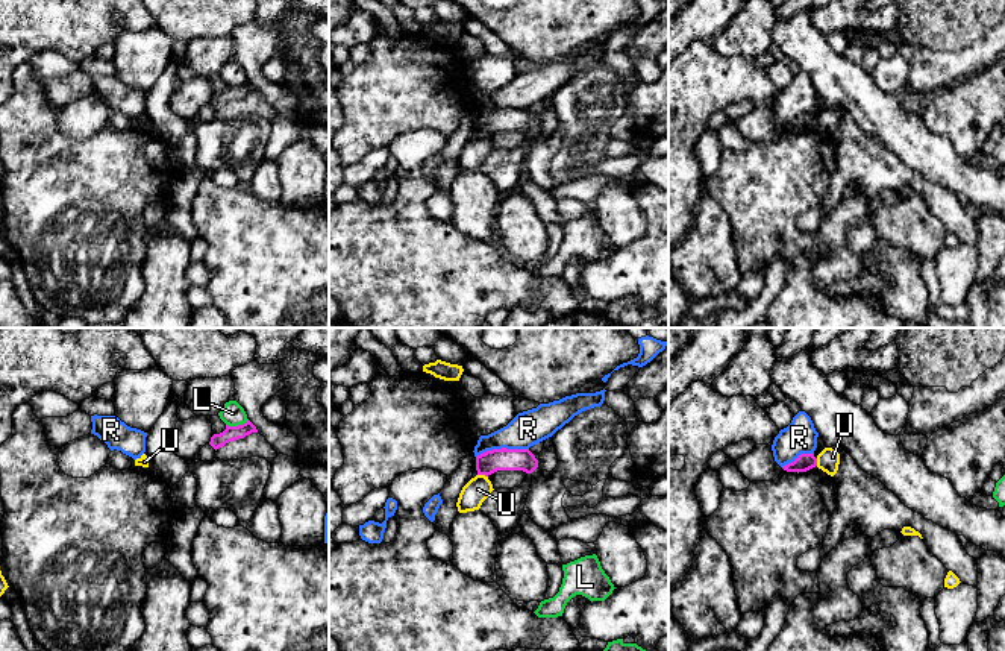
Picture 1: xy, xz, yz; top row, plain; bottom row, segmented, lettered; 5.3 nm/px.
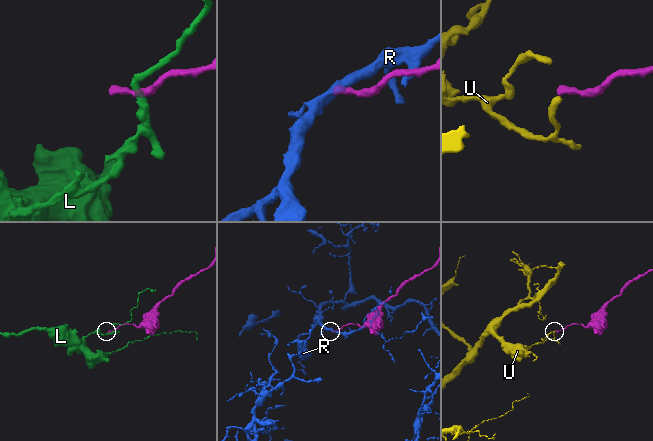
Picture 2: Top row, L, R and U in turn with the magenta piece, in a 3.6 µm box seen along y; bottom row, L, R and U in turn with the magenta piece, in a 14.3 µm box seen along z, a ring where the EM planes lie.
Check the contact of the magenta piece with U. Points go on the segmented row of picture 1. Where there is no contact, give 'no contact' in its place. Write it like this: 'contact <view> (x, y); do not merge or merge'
contact xz (482, 474); do not merge

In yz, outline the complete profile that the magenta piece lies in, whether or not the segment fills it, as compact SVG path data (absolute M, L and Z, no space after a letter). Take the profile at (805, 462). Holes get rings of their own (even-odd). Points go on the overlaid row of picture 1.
M800 454L793 463L785 464L782 469L787 472L806 472L817 466L814 454Z

